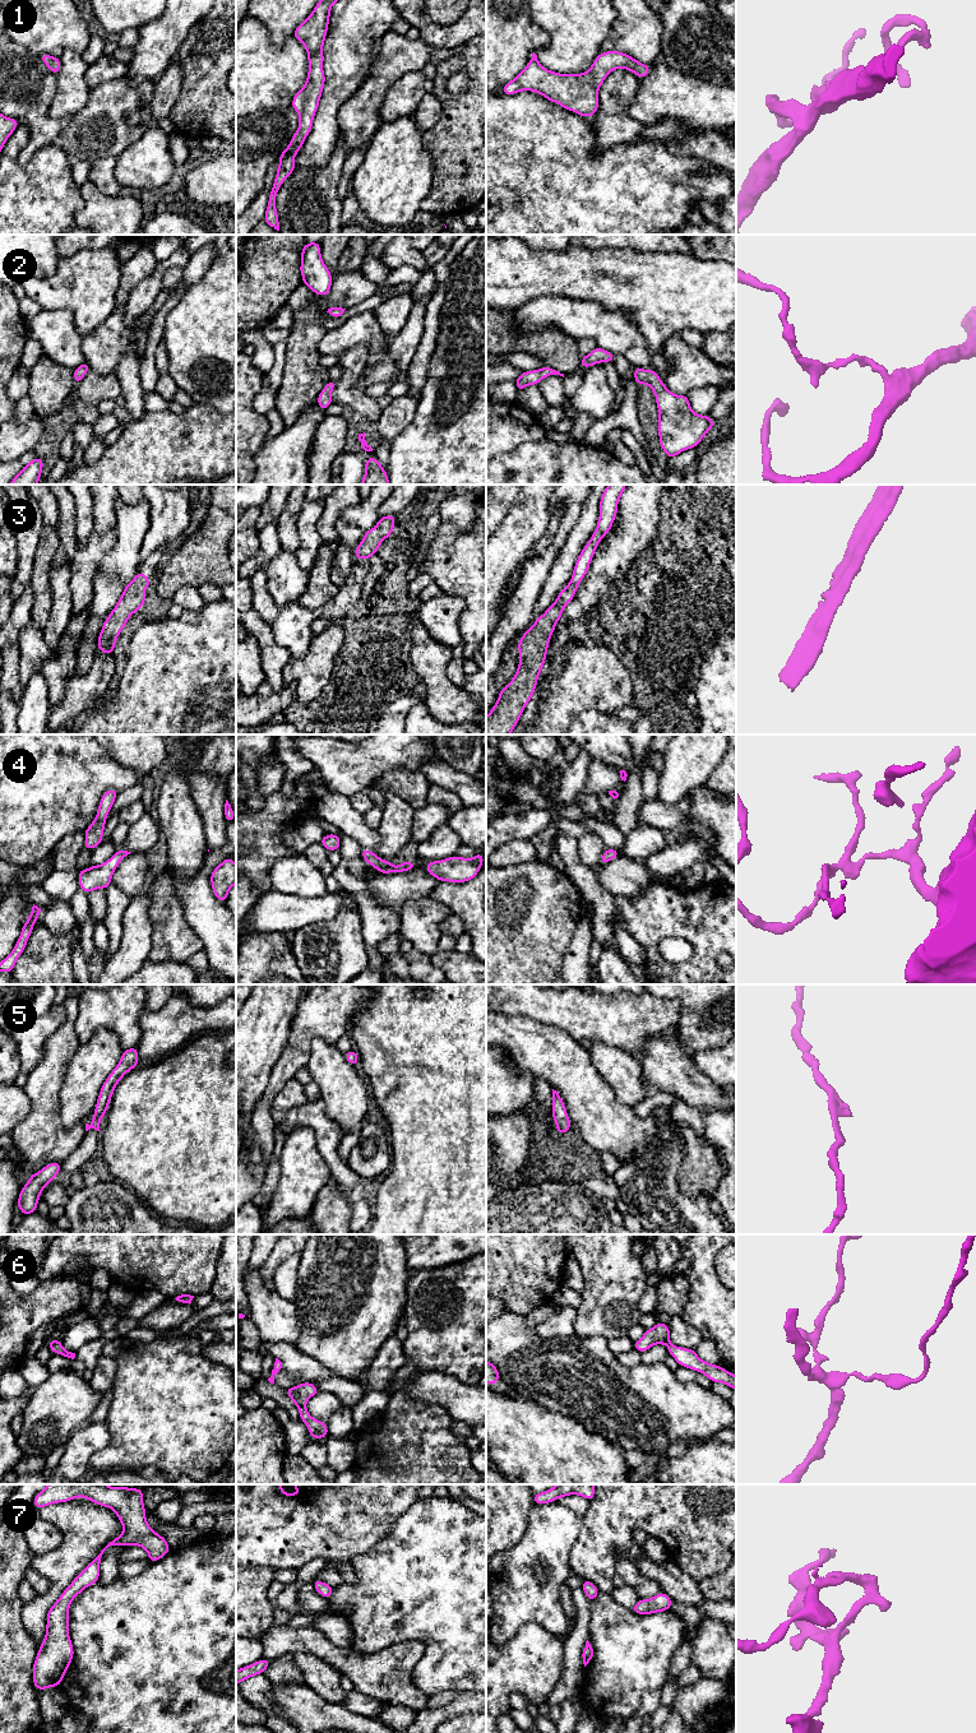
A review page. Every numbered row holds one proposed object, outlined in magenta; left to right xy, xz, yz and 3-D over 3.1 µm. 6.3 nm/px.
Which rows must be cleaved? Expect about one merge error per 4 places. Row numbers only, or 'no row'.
no row

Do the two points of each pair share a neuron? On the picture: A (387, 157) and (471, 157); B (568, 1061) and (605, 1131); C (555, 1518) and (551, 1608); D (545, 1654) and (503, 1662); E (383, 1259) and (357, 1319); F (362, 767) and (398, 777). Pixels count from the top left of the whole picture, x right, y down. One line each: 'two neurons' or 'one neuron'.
A: two neurons
B: one neuron
C: one neuron
D: one neuron
E: one neuron
F: two neurons

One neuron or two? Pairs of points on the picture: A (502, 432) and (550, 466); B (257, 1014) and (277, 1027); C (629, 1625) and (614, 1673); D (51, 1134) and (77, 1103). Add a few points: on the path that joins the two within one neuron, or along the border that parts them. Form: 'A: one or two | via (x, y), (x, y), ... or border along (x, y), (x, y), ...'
A: two | border along (545, 436), (535, 441), (524, 441), (499, 454)
B: one | via (262, 1019), (272, 1027)
C: one | via (629, 1636), (629, 1658), (625, 1662)
D: two | border along (58, 1093), (60, 1122), (66, 1129), (84, 1122)

